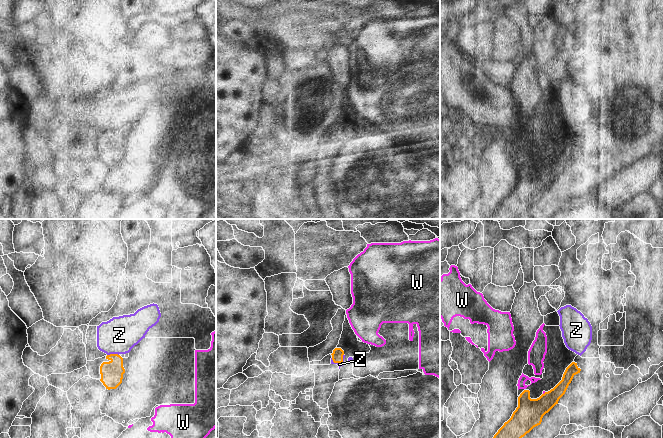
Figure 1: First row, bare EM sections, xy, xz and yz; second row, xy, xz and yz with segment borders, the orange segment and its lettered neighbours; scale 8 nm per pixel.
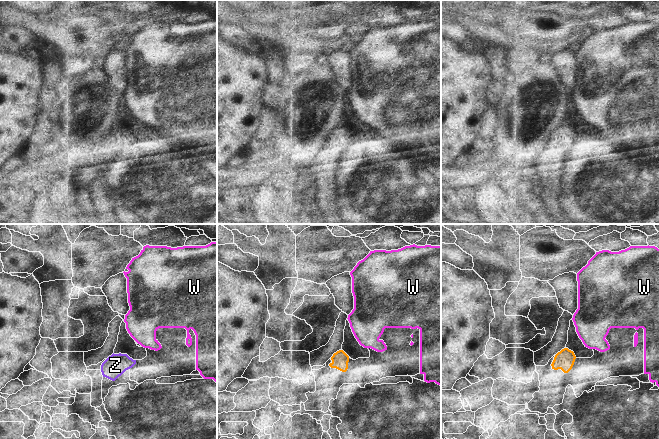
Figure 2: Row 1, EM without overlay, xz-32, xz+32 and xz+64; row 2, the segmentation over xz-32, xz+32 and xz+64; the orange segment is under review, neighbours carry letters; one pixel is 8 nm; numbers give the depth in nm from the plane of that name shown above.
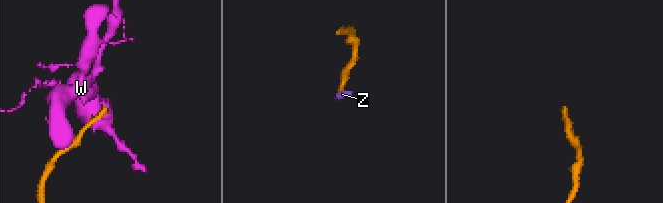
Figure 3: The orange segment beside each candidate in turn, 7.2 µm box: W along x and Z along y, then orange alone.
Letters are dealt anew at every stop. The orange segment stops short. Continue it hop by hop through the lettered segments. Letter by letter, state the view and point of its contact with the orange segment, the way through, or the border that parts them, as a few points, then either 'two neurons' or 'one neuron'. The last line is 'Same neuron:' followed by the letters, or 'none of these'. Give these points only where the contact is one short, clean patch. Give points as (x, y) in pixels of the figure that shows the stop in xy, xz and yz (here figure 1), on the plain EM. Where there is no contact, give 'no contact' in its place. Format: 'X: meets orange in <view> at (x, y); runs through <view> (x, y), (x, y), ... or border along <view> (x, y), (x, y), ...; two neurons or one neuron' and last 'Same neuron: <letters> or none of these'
W: meets orange in yz at (544, 169); border along yz (545, 168), (543, 170); two neurons
Z: meets orange in xy at (112, 130); border along xy (118, 130), (107, 131); two neurons
Same neuron: none of these

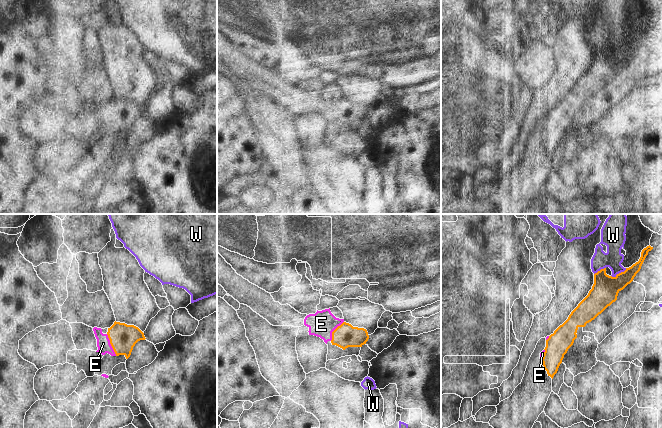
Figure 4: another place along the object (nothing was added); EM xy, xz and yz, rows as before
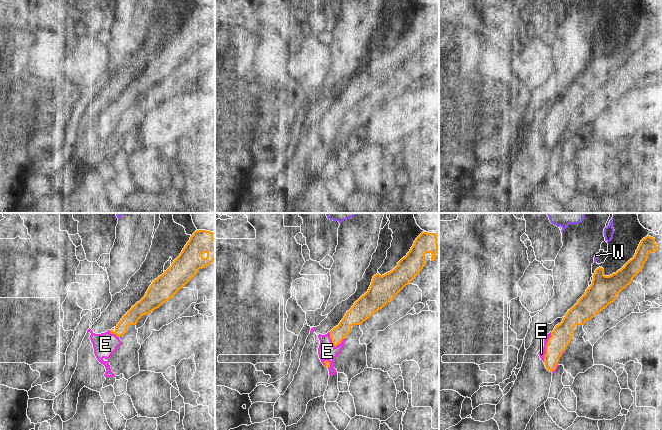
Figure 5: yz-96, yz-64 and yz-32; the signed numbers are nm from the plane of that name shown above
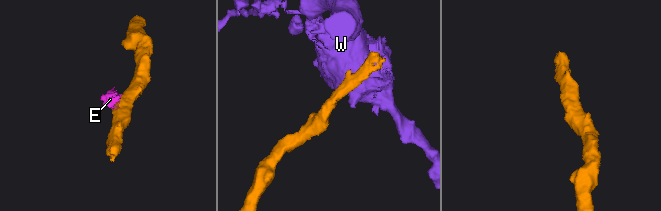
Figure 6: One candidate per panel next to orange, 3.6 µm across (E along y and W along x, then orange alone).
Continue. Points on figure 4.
E: meets orange in xy at (111, 121); runs through xy (123, 113), (111, 121), (103, 119); one neuron
W: meets orange in yz at (619, 49); border along yz (626, 44), (611, 52); two neurons
Same neuron: E

